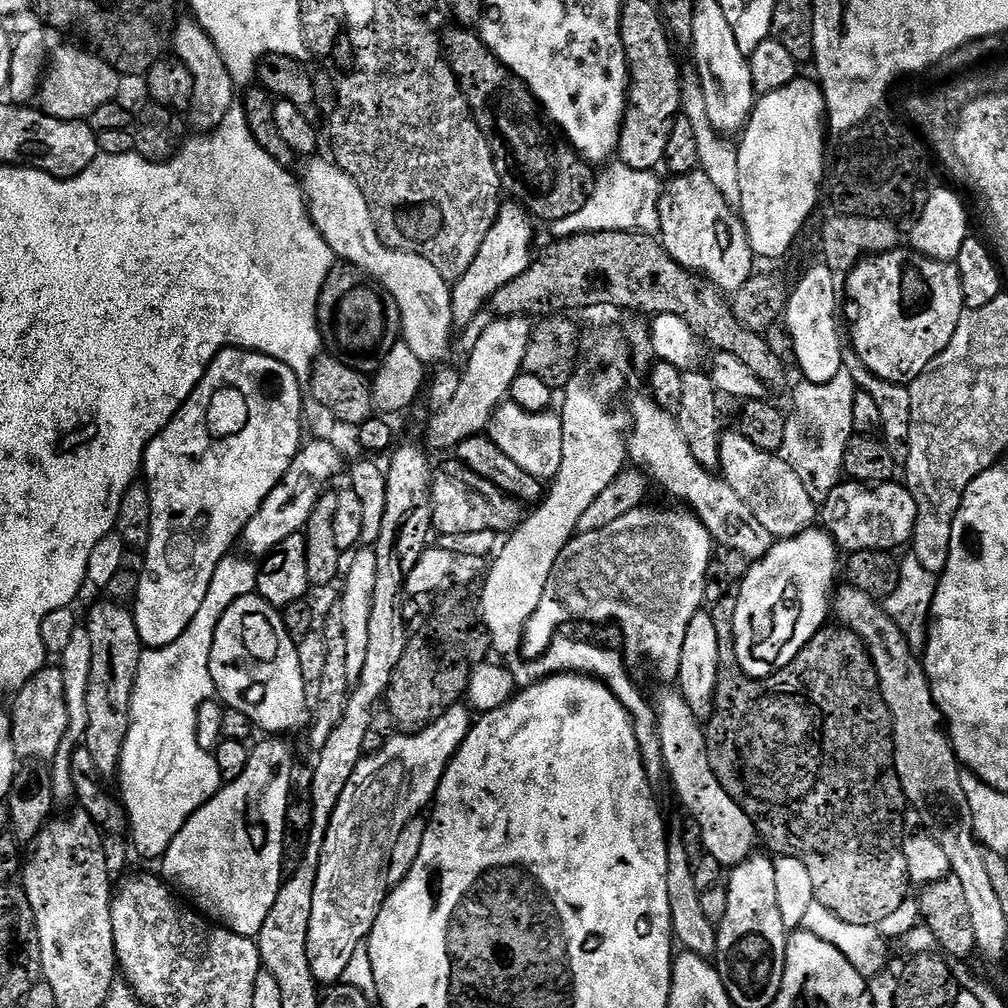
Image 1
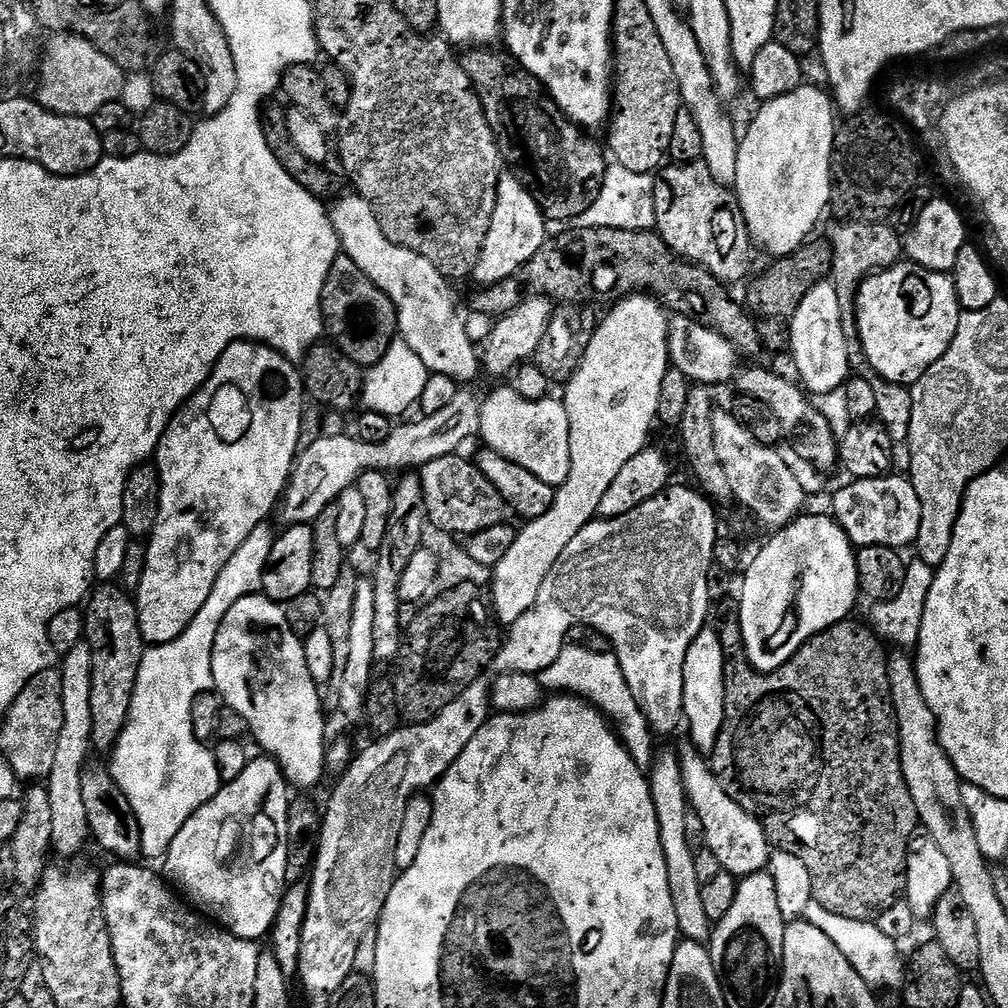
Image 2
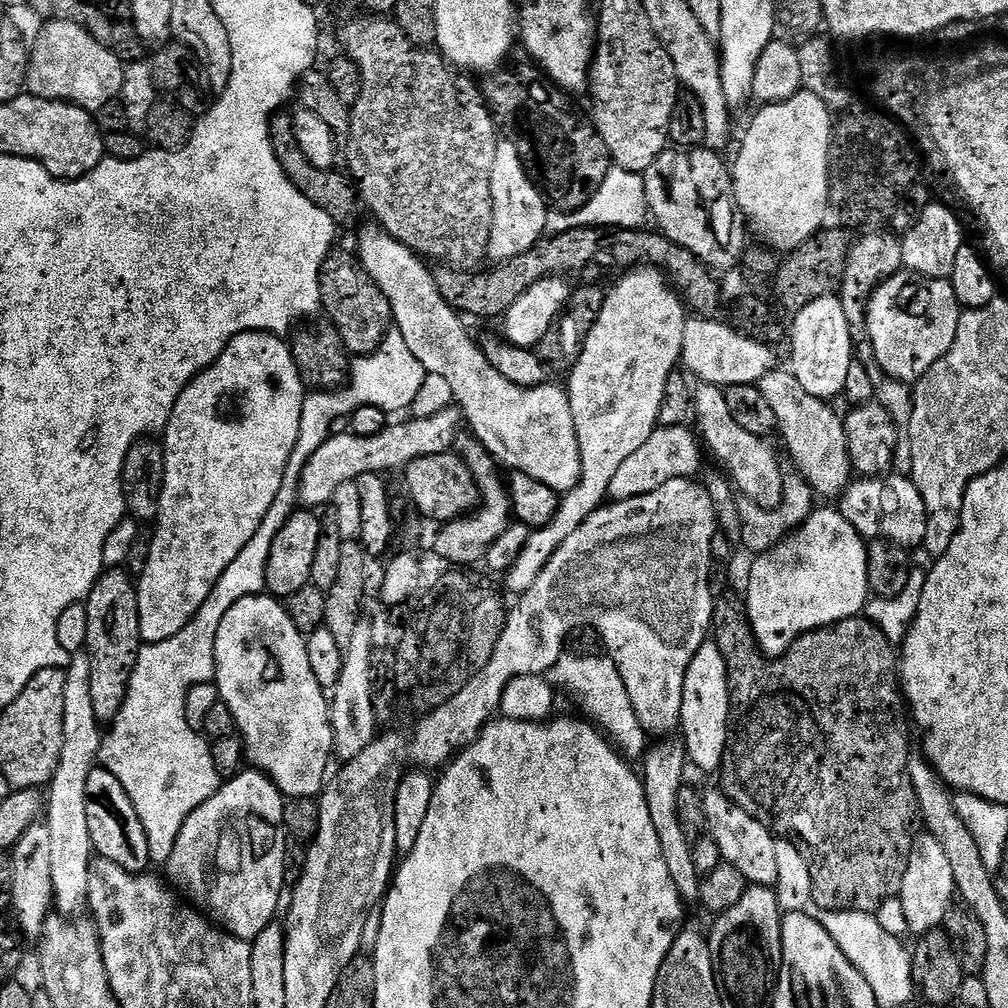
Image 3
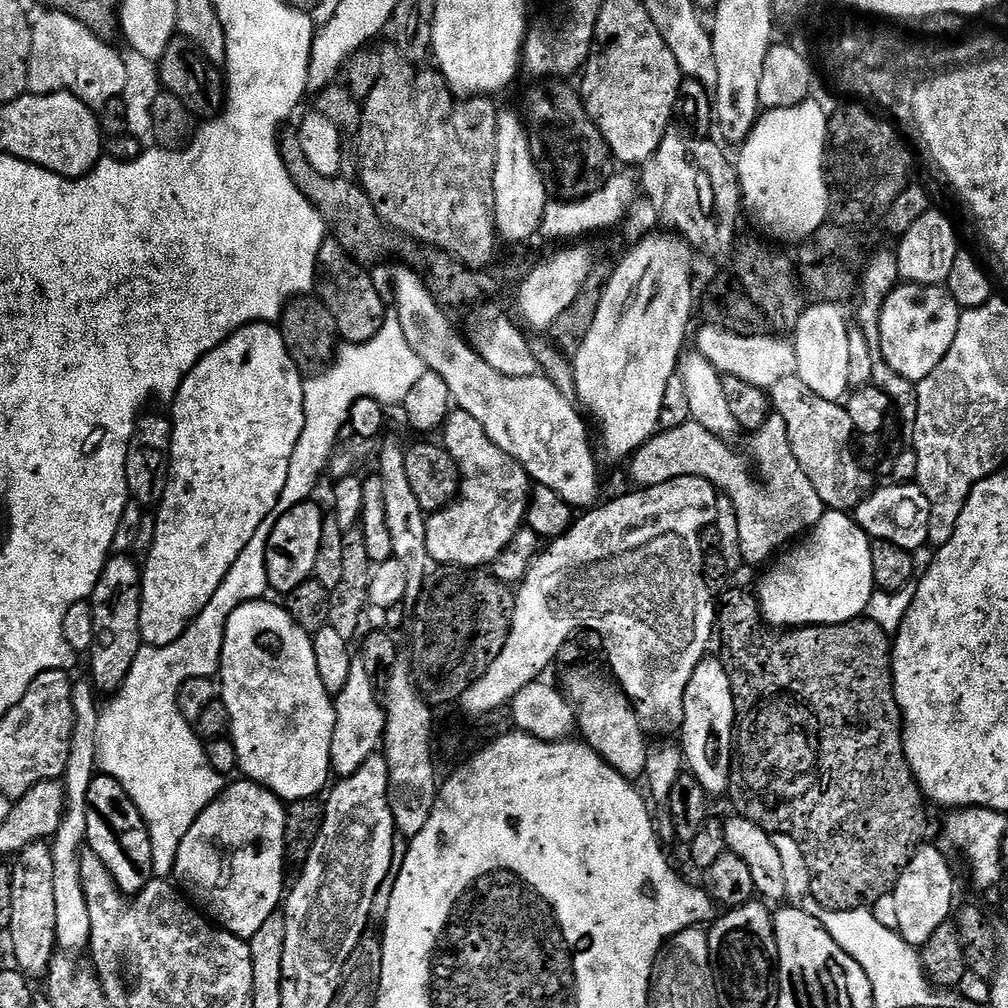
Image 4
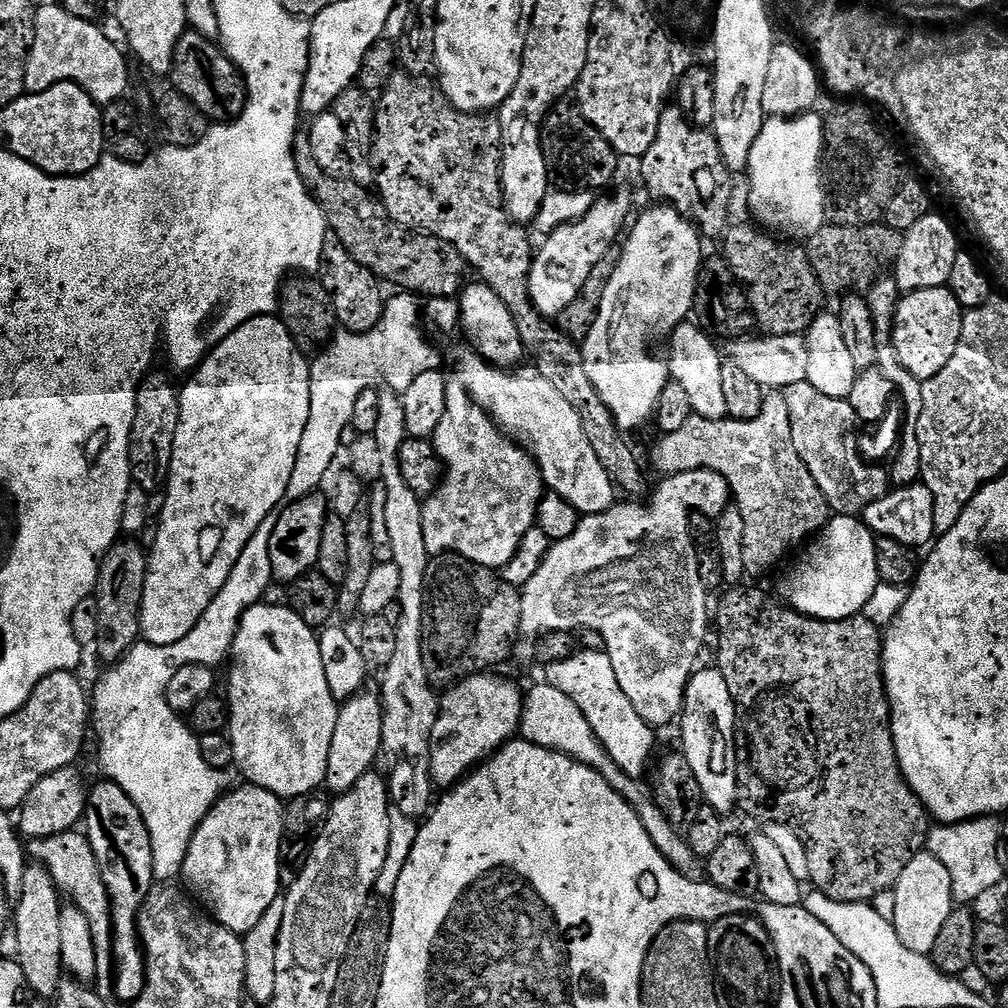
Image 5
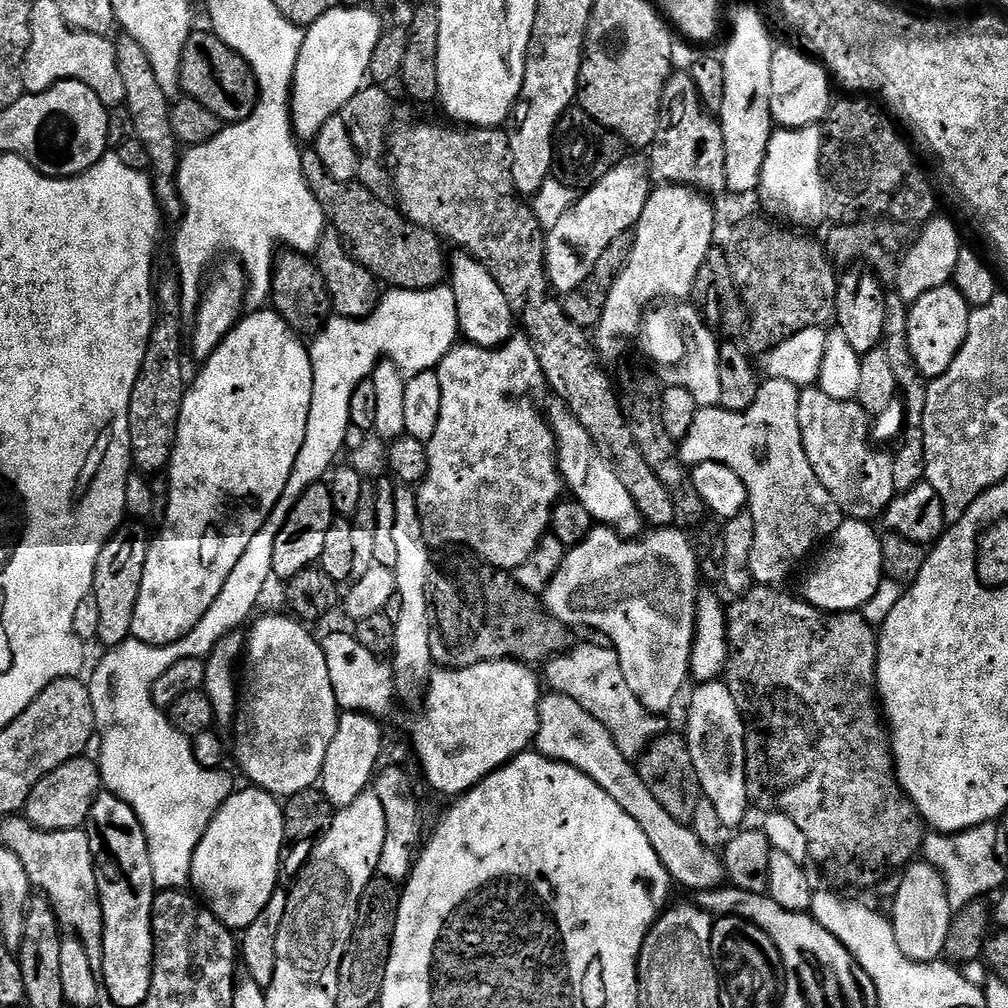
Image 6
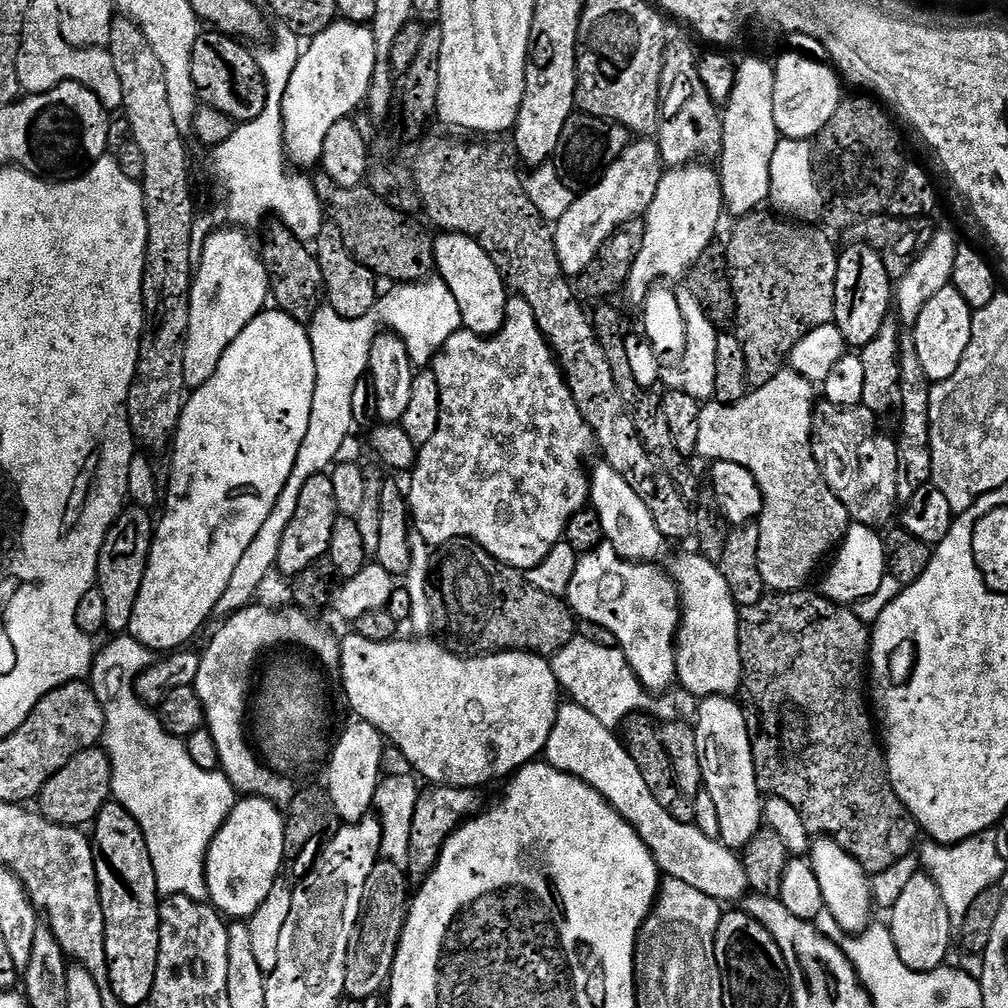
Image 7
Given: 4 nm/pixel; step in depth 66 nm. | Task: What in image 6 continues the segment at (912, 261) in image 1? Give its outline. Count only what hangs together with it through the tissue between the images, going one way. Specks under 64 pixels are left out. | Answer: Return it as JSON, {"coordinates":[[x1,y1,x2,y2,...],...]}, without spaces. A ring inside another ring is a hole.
{"coordinates":[[951,283,938,286,938,290,930,290,930,294,922,294,922,298,918,298,907,309,908,345,921,376,941,376,950,362,954,362,958,350,966,342,969,311,966,298,962,298,962,294]]}

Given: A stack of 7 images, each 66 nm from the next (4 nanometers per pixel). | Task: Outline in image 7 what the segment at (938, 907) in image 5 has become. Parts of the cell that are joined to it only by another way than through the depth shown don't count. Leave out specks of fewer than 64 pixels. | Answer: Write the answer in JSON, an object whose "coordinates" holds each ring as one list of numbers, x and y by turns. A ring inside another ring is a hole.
{"coordinates":[[919,872,910,878,909,884,902,890,898,902,890,909,890,927,898,958,915,972,932,972,945,963,948,947,954,944,954,929,946,902,942,901,937,884,925,872]]}

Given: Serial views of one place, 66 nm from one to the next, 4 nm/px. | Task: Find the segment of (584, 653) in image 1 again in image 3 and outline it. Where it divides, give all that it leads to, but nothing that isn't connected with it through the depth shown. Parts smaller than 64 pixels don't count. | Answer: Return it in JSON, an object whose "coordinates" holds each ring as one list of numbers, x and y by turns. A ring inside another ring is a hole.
{"coordinates":[[607,654,599,655,561,655,558,663,546,673,546,679,553,689,560,691,561,688,566,695,576,699,577,706,585,712,581,713,607,733,626,760,643,761,644,753,648,751,650,737,644,731,642,722,638,722,638,714,630,702,630,694,626,694,624,673,618,670,616,663]]}

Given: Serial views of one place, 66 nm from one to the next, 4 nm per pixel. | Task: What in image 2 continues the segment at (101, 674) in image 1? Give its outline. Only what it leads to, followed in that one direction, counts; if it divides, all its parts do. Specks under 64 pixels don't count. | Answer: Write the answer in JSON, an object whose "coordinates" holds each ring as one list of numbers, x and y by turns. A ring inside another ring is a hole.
{"coordinates":[[112,582,99,585,87,597,84,617,84,640,94,654,94,674,90,686,90,718,92,719,92,746,97,753,108,754,115,748,122,730,127,726,131,700,134,698,135,684,138,682,138,670,146,651,144,635,140,632,136,601,123,588]]}

